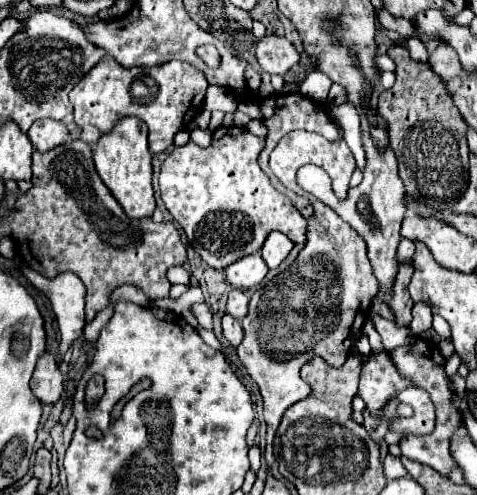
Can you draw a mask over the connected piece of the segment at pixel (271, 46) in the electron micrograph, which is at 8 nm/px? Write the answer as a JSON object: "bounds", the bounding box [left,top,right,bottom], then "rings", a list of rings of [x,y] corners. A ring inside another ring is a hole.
{"bounds":[257,35,299,75],"rings":[[[265,35],[257,43],[257,61],[263,71],[267,71],[271,75],[273,73],[283,75],[299,61],[299,53],[297,53],[295,45],[291,41],[287,41],[285,37]]]}

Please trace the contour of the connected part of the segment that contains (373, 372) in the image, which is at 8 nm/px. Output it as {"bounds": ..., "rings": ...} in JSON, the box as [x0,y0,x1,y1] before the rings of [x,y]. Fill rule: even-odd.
{"bounds":[359,349,411,415],"rings":[[[385,349],[377,355],[371,355],[367,365],[363,365],[361,369],[359,397],[367,403],[367,409],[373,415],[381,415],[381,407],[385,405],[385,401],[405,387],[411,387],[409,379],[397,373]]]}

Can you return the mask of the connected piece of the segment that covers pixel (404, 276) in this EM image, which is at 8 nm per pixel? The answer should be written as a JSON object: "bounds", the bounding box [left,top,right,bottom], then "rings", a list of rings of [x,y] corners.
{"bounds":[389,265,413,327],"rings":[[[401,265],[399,273],[395,277],[395,283],[393,283],[393,293],[391,293],[391,299],[389,299],[389,307],[395,315],[395,325],[397,327],[407,327],[411,323],[413,301],[411,301],[409,291],[407,291],[411,275],[413,275],[413,267],[411,265]]]}

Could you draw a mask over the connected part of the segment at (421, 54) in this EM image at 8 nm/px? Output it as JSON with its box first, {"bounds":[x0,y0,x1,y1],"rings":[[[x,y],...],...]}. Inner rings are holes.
{"bounds":[407,37,429,61],"rings":[[[409,37],[407,49],[409,49],[409,53],[411,53],[411,57],[413,57],[415,61],[427,61],[427,59],[429,59],[427,45],[425,45],[419,37]]]}

